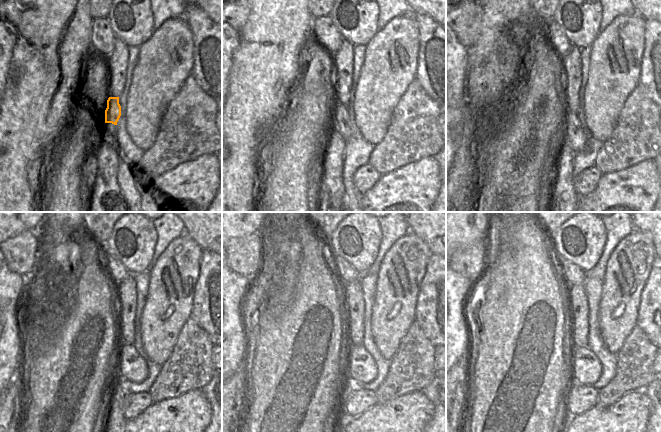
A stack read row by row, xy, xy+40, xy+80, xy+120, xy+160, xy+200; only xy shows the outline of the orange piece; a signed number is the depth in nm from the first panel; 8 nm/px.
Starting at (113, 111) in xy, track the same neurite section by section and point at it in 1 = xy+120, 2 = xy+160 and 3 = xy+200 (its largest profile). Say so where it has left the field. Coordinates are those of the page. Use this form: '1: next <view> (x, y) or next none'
1: next xy+120 (132, 367)
2: next xy+160 (360, 366)
3: next xy+200 (586, 366)

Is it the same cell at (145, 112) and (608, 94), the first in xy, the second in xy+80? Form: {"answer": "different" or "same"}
{"answer": "same"}

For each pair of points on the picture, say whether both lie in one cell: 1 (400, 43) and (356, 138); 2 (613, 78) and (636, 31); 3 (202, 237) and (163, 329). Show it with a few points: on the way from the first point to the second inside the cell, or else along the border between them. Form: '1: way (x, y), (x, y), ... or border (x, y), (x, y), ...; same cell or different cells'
1: border (353, 109), (354, 123), (359, 133), (374, 145); different cells
2: way (627, 72), (630, 70), (629, 45); same cell
3: border (188, 235), (203, 250); different cells

